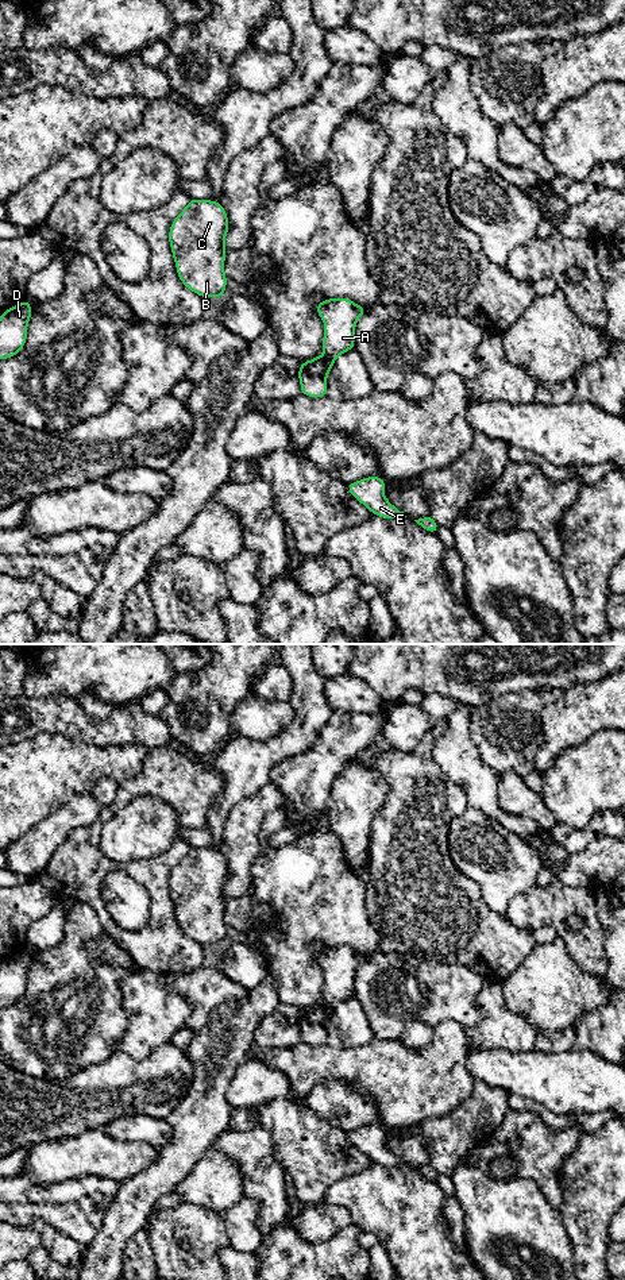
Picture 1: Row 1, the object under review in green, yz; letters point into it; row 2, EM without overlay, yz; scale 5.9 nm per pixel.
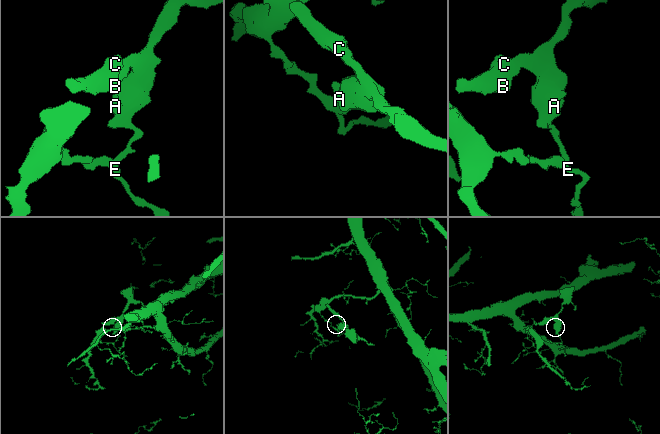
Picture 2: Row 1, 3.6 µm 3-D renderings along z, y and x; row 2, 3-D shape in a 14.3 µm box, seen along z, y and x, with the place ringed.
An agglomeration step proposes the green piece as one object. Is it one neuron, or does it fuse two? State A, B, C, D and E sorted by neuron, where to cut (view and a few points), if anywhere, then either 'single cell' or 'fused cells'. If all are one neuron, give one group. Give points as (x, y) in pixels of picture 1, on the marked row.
A B C / D E; cut in yz along (301, 367), (324, 378); fused cells

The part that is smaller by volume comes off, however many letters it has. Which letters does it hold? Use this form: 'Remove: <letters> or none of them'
Remove: A, B, C

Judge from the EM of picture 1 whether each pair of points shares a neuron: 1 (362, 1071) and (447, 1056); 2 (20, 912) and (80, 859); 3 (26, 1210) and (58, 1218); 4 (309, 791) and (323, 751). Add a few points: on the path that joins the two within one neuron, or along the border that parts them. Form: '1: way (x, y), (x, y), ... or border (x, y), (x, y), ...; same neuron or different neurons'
1: way (384, 1071), (425, 1071); same neuron
2: border (31, 878), (41, 882), (56, 897); different neurons
3: way (34, 1210), (50, 1213); same neuron
4: way (309, 782), (309, 777), (323, 760); same neuron

